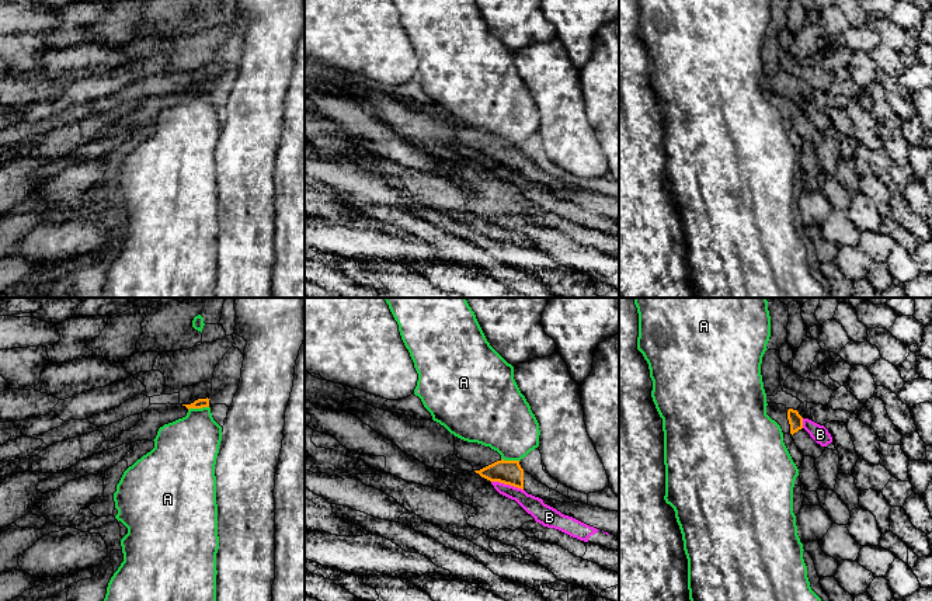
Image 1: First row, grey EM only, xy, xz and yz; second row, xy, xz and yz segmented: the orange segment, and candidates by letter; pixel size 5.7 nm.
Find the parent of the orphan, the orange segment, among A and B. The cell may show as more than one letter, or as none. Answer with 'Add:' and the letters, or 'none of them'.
Add: none of them

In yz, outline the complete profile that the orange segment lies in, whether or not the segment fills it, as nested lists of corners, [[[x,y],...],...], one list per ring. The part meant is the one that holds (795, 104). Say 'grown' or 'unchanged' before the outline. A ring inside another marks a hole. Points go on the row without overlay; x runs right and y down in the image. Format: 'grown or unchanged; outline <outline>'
grown; outline [[[768,88],[766,100],[780,111],[783,119],[793,121],[803,114],[803,103],[799,97],[783,90]]]

